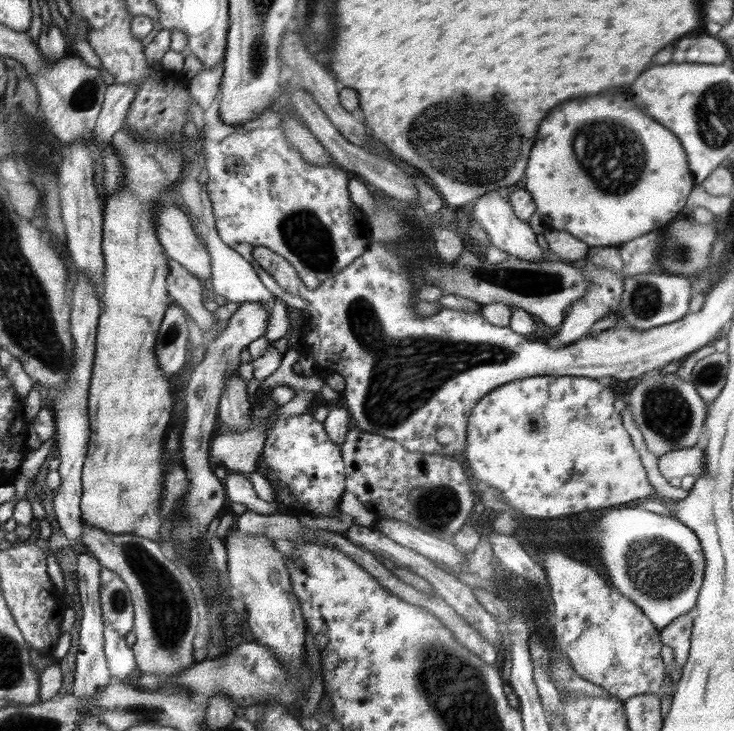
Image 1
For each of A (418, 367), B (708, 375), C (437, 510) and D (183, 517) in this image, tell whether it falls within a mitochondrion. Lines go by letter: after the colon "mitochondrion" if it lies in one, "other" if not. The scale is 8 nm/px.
A: mitochondrion
B: mitochondrion
C: mitochondrion
D: mitochondrion

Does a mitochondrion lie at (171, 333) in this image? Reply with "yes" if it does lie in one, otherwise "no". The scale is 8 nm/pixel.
yes

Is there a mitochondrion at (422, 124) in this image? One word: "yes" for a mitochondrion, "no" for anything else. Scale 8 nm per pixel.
yes

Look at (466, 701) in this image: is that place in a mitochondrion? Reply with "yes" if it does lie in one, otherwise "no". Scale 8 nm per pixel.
yes

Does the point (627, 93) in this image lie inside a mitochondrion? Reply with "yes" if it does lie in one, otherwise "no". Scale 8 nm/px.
no

